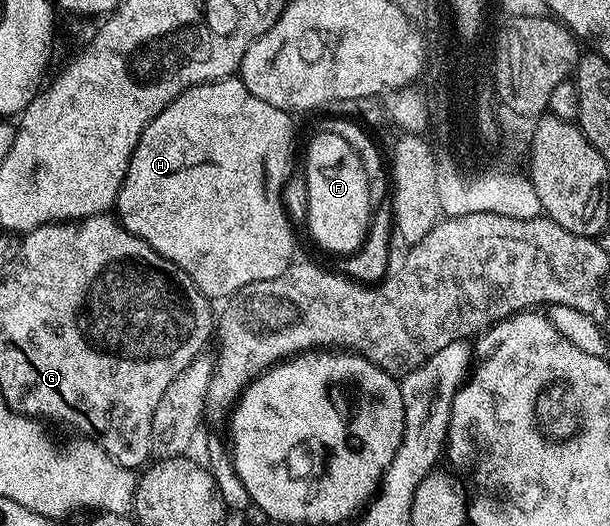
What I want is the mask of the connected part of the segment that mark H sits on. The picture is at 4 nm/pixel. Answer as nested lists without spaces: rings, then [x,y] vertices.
[[[240,78],[212,80],[199,86],[191,86],[183,90],[163,111],[151,121],[138,138],[135,150],[129,159],[127,174],[123,178],[121,188],[117,191],[115,216],[122,228],[126,228],[132,236],[138,236],[147,246],[154,248],[163,258],[170,260],[176,268],[189,275],[189,281],[204,296],[228,298],[243,286],[251,282],[263,282],[267,278],[275,278],[283,274],[289,265],[294,263],[293,228],[289,225],[289,216],[281,205],[281,187],[289,176],[289,159],[293,156],[293,120],[288,112],[271,106],[271,102],[263,102],[263,98],[255,98],[251,90]]]

